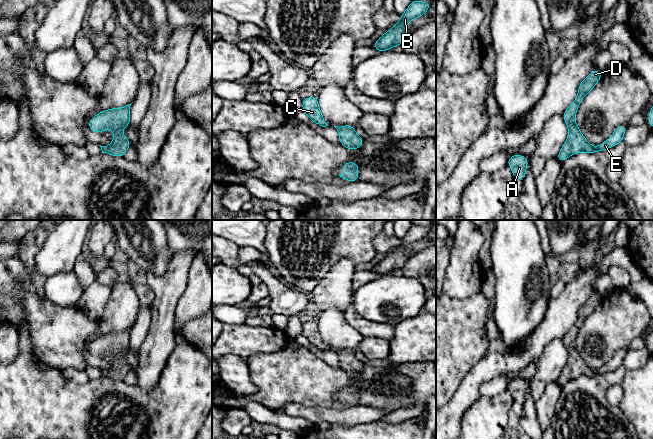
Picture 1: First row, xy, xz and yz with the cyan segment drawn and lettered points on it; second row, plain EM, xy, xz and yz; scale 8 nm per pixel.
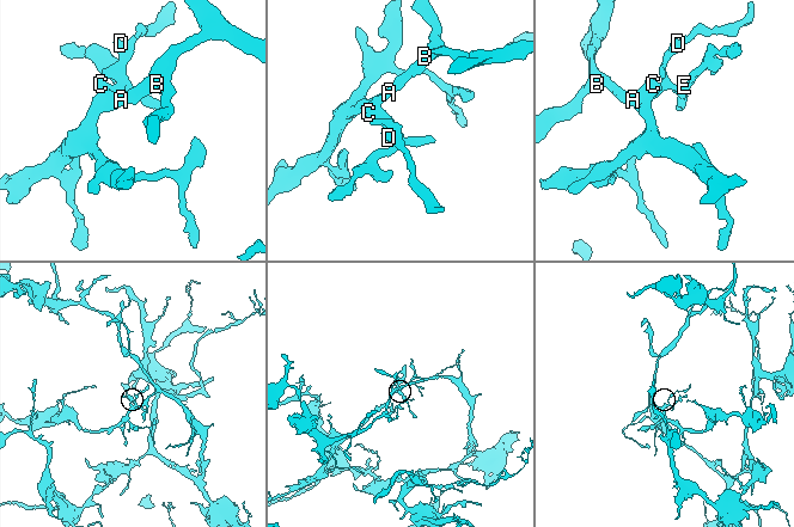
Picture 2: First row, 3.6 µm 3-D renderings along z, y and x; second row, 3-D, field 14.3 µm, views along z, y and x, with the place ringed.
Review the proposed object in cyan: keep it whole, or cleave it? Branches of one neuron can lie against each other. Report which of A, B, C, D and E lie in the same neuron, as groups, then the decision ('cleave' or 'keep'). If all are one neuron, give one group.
groups A B C D E; keep

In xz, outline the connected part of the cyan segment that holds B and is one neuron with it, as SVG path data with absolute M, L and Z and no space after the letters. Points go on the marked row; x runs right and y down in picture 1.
M413 0L406 11L401 15L401 20L395 26L382 35L373 44L378 52L390 50L392 47L401 45L407 38L409 32L407 24L421 15L424 15L430 8L430 2Z

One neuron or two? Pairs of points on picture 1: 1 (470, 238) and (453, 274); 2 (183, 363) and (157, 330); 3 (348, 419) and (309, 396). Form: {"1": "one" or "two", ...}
{"1": "one", "2": "two", "3": "two"}

